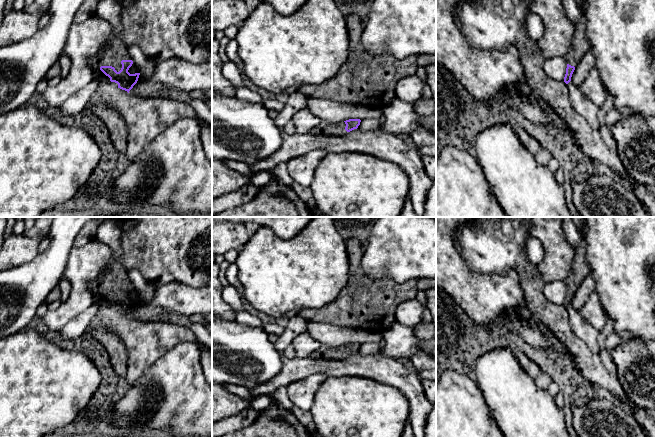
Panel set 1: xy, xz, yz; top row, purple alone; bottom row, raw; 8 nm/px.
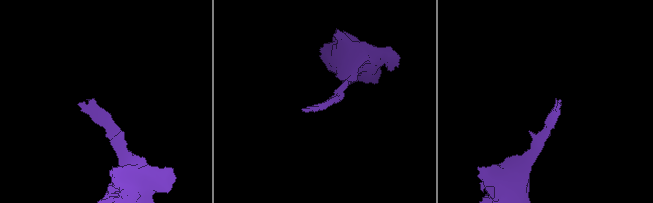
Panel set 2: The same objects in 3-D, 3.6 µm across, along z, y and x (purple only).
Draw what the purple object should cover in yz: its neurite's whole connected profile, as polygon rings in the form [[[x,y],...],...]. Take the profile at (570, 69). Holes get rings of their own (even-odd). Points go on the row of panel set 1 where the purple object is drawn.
[[[585,7],[581,8],[582,16],[579,23],[575,26],[575,33],[572,39],[572,44],[567,55],[564,57],[567,68],[564,77],[564,82],[568,84],[571,81],[572,74],[575,67],[578,65],[583,56],[591,50],[591,44],[586,36],[586,17],[585,17]]]

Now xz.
[[[349,119],[341,121],[337,124],[322,123],[316,129],[312,130],[312,134],[327,134],[333,136],[343,136],[348,132],[357,129],[360,125],[360,119]]]

